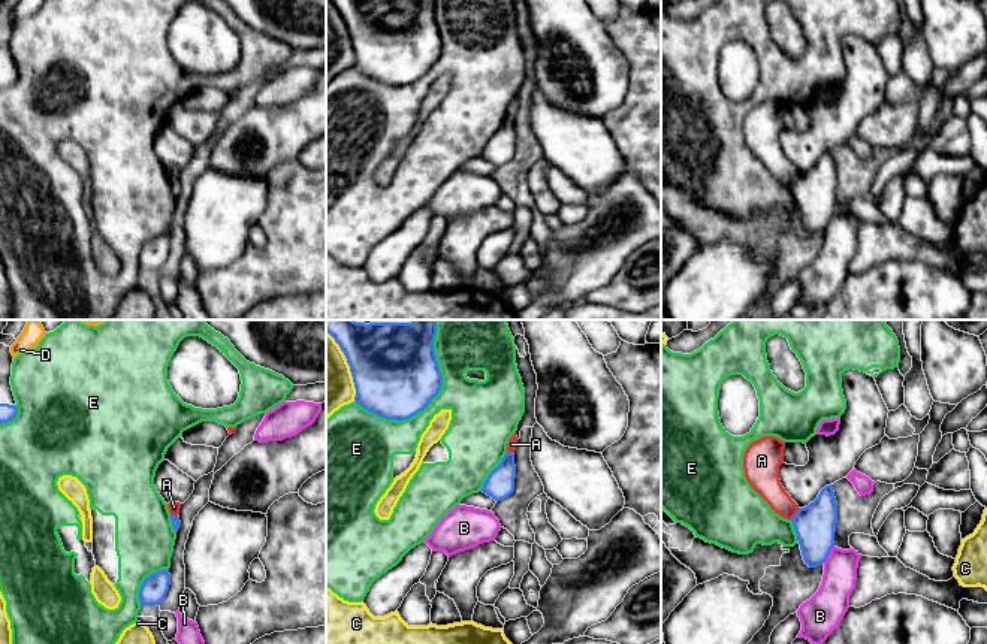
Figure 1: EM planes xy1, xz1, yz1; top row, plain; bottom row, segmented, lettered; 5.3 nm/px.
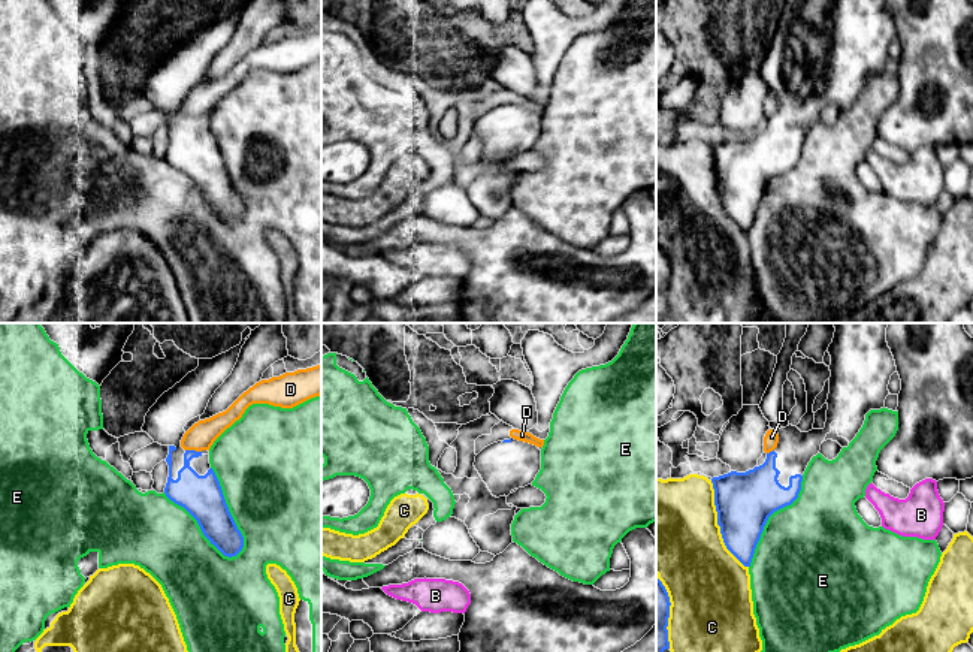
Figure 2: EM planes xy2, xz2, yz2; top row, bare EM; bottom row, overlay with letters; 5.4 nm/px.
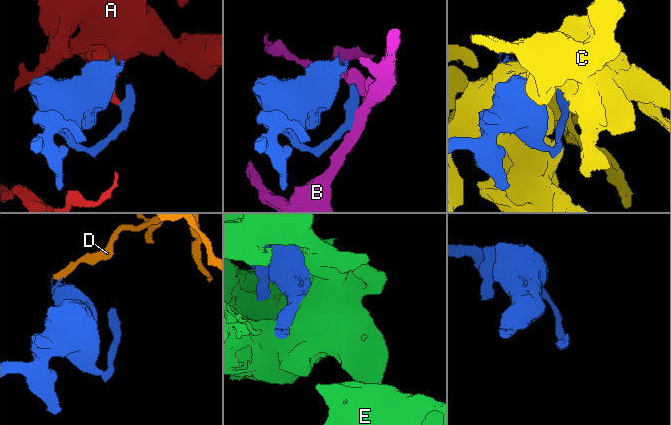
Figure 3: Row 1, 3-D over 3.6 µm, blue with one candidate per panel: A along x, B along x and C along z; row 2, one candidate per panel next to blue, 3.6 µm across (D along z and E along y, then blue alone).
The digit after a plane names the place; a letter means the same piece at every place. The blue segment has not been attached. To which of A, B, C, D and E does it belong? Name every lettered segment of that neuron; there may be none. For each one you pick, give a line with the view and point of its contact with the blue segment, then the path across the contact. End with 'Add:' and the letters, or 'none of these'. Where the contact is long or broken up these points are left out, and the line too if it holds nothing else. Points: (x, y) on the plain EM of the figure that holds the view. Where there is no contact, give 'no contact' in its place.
Add: none of these

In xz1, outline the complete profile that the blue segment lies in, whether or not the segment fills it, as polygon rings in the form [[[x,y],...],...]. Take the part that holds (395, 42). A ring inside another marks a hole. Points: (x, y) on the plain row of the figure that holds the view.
[[[330,0],[353,42],[354,67],[386,85],[408,85],[440,58],[435,0]]]

